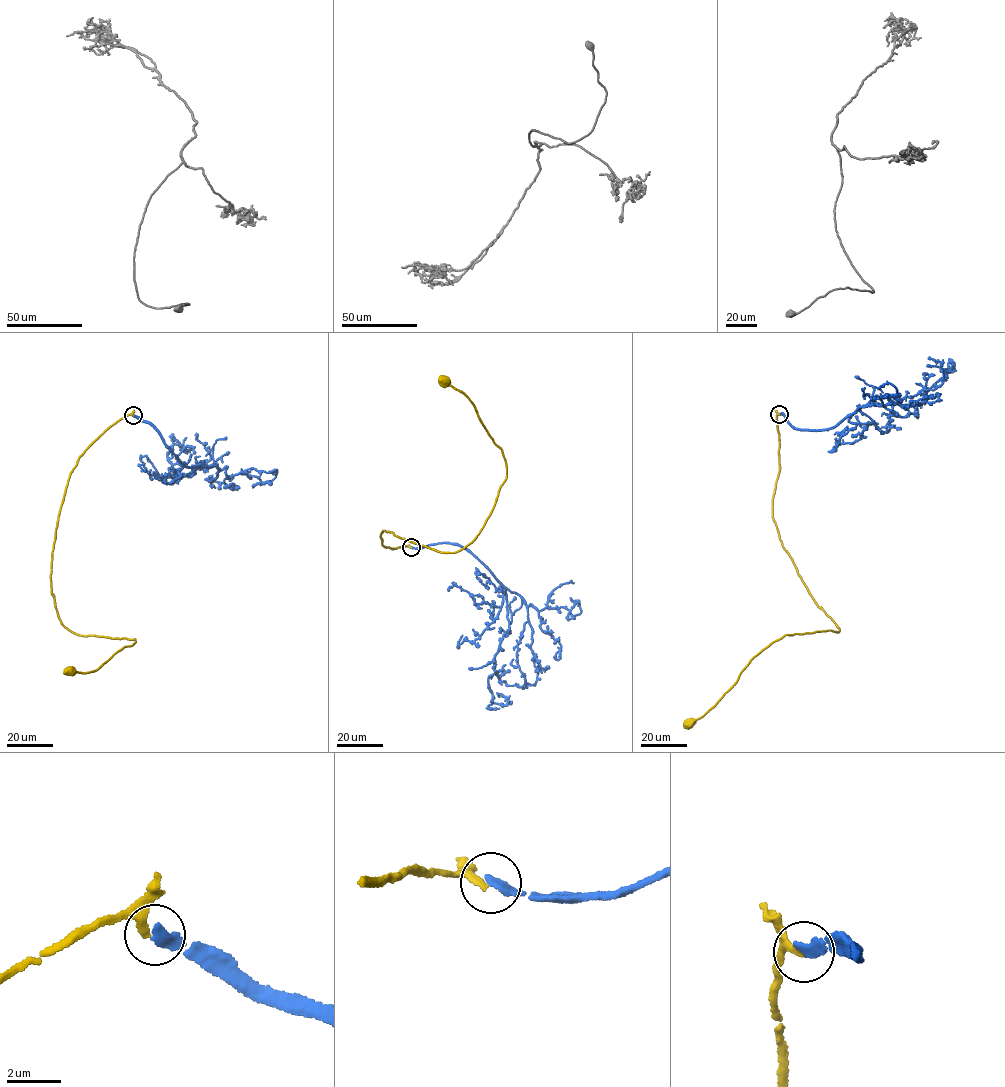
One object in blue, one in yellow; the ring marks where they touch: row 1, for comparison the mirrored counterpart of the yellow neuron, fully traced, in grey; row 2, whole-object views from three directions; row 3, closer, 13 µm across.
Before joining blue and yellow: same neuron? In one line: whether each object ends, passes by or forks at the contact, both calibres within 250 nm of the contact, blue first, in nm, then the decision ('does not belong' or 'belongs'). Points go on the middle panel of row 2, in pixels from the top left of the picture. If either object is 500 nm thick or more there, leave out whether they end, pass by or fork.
blue ends there; yellow ends there; 340 nm thick on the blue side, 260 nm on the other; does not belong

